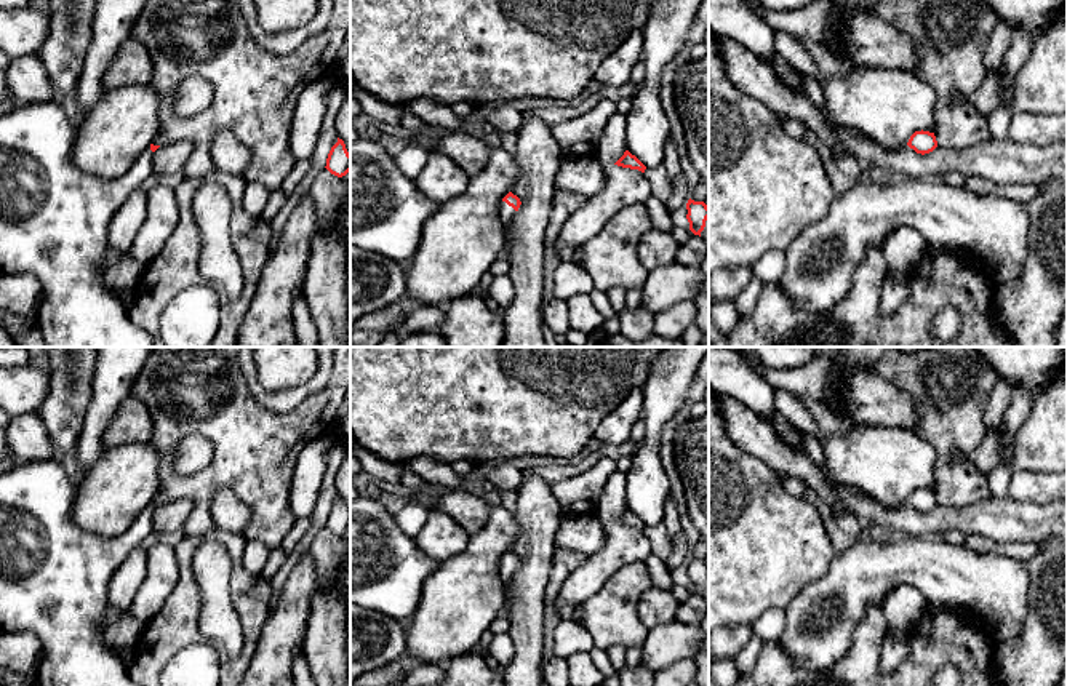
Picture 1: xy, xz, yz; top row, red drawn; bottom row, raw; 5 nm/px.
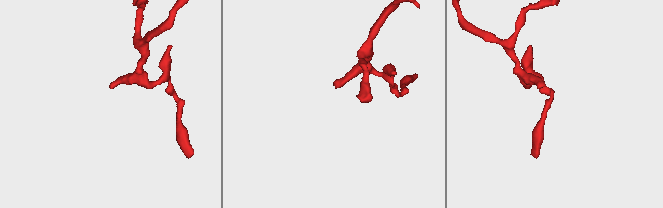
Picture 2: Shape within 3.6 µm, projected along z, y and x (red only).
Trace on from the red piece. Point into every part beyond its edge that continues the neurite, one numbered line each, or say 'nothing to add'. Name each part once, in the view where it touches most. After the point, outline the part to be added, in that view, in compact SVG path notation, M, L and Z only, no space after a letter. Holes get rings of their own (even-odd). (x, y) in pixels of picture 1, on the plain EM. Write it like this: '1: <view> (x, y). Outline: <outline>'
1: xz (506, 570). Outline: M506 560L501 561L499 576L501 579L509 584L512 574L515 572L515 568L509 564Z

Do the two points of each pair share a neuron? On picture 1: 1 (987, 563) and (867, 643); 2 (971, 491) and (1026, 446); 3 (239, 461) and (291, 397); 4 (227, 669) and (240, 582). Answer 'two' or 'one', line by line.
1: two
2: two
3: two
4: one

